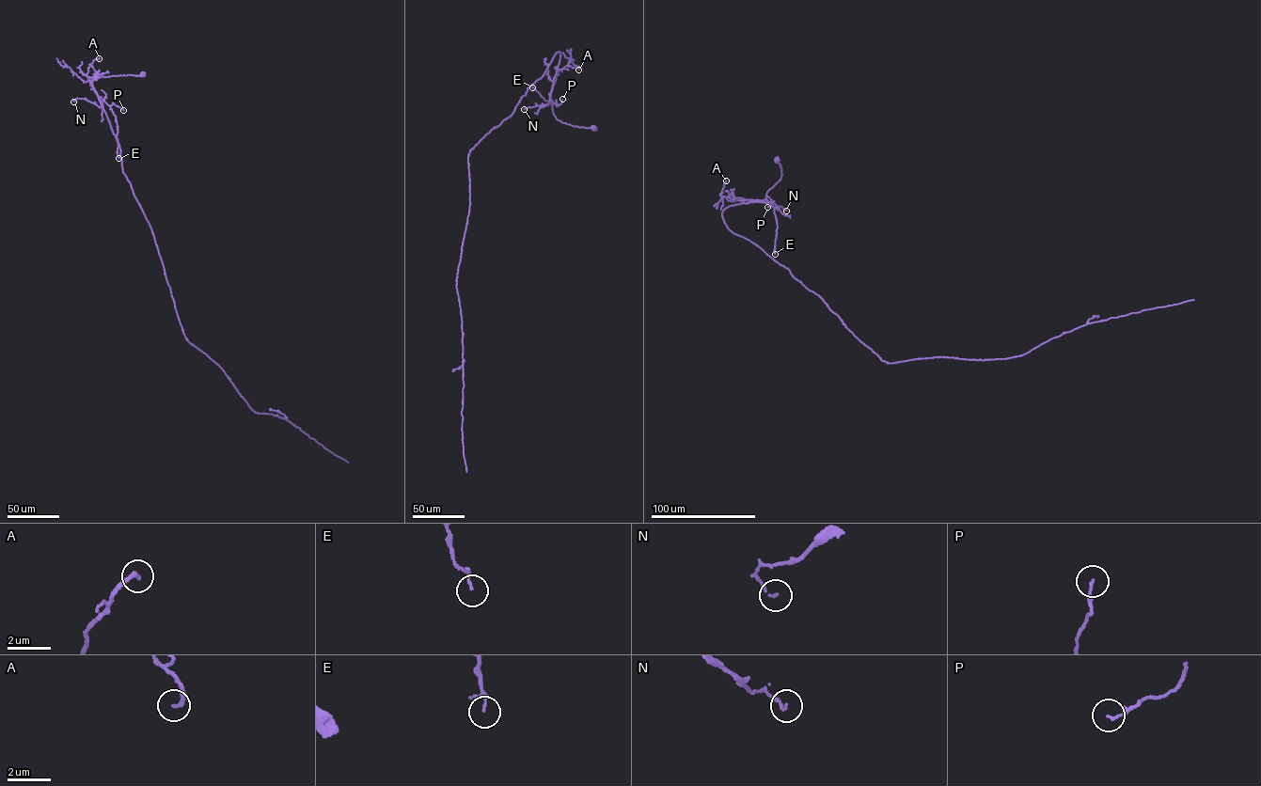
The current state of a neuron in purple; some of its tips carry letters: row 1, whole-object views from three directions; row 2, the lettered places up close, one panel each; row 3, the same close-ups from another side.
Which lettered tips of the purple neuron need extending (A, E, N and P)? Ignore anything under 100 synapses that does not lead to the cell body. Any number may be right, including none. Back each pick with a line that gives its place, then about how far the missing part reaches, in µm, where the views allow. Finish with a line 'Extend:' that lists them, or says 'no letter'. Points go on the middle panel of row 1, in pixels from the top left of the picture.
Extend: no letter

